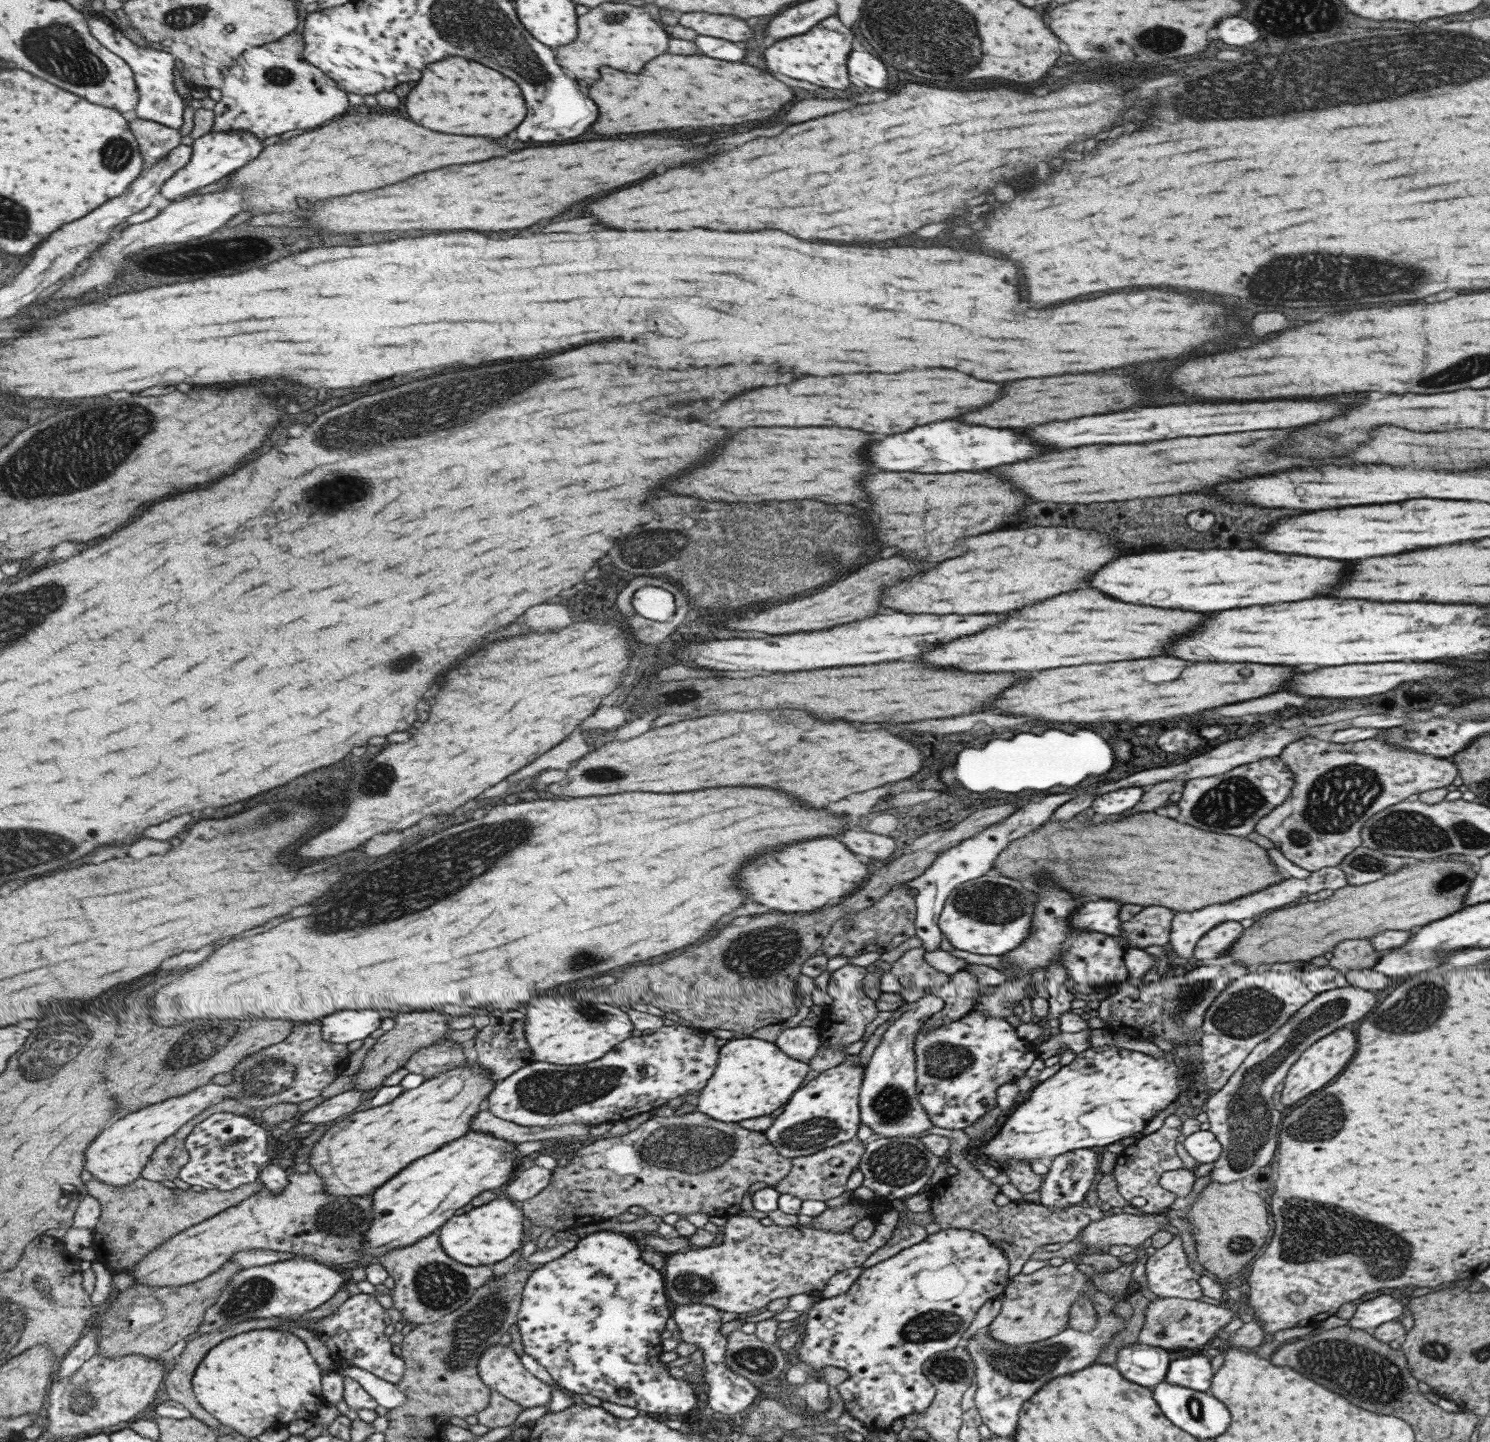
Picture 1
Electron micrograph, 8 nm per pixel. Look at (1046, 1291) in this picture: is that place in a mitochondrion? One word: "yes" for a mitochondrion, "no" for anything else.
no

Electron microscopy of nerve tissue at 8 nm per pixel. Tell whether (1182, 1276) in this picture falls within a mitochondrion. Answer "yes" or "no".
no

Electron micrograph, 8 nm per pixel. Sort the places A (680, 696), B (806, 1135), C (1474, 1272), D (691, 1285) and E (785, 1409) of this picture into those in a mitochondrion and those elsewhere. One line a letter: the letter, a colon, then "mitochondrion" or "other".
A: mitochondrion
B: mitochondrion
C: other
D: mitochondrion
E: other

